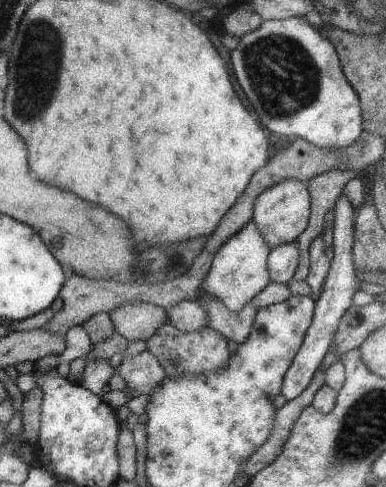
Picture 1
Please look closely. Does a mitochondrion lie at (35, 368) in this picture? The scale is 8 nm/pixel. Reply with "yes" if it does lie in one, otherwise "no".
no

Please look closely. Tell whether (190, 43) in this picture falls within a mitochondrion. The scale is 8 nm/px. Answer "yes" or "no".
no

